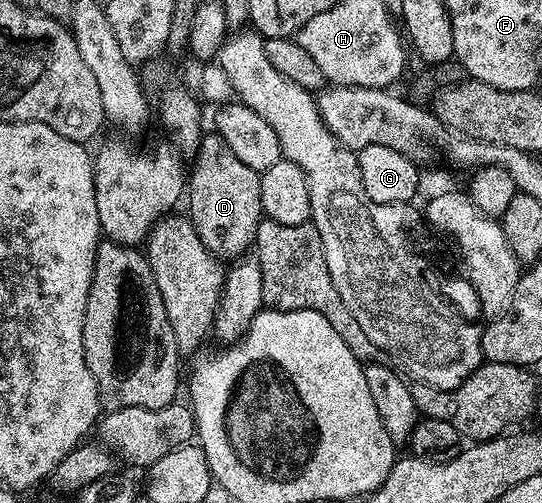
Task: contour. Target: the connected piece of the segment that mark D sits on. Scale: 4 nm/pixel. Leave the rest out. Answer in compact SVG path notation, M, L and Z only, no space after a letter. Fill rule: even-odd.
M205 133L192 160L193 171L187 175L187 217L199 233L199 241L217 259L240 259L256 244L257 230L263 218L261 210L261 176L251 165L243 165L235 152L216 133Z

